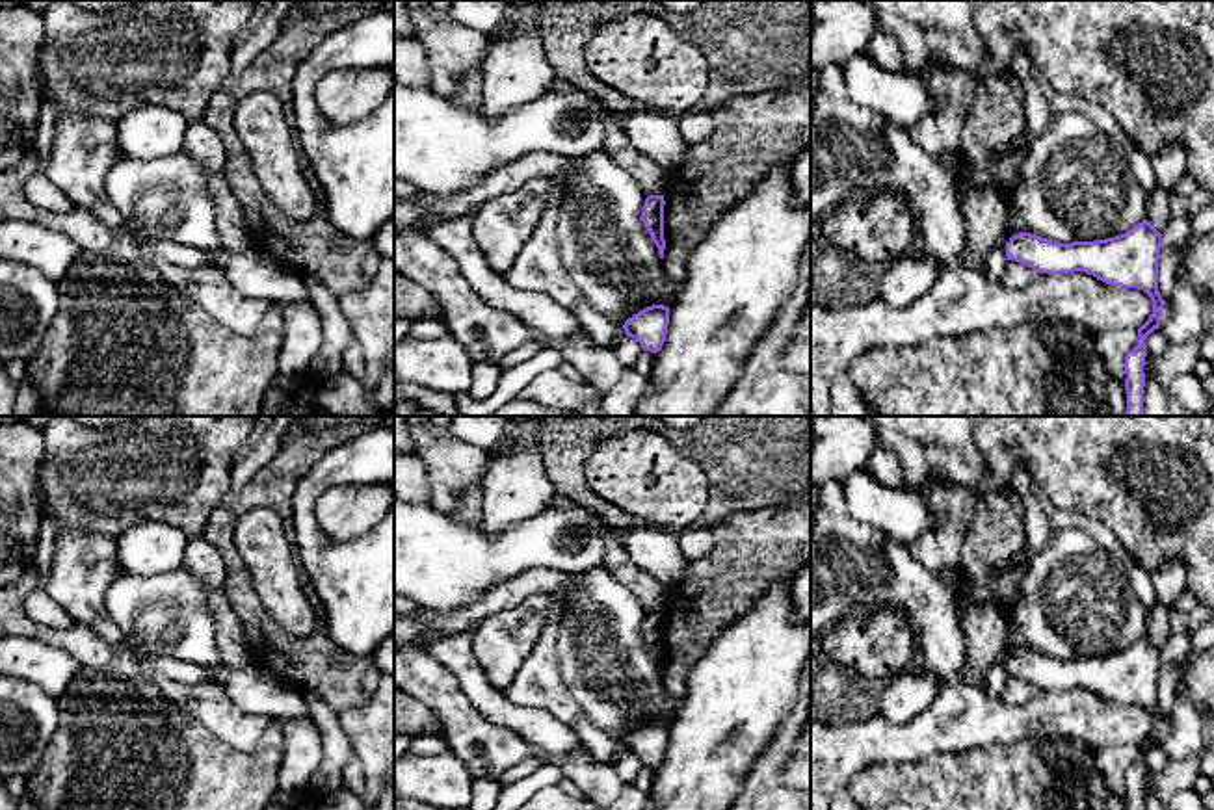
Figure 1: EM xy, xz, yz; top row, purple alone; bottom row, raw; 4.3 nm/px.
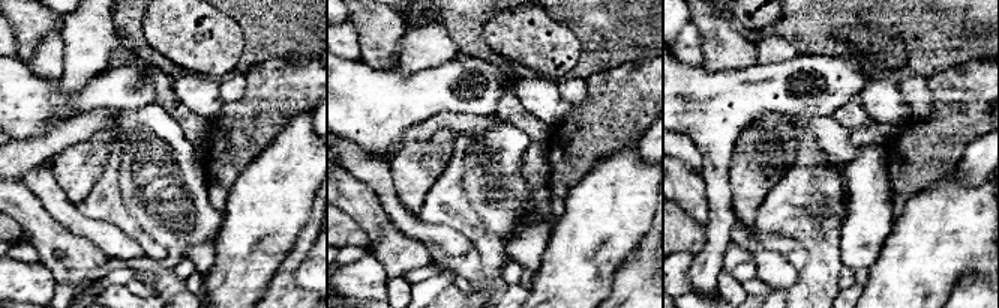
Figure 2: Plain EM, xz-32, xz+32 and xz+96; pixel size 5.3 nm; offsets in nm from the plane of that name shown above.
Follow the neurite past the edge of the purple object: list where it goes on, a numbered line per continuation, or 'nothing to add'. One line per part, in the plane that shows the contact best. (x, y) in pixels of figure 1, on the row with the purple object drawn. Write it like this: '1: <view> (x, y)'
nothing to add

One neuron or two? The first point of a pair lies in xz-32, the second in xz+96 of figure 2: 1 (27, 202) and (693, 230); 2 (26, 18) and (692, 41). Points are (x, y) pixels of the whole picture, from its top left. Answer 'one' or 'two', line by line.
1: two
2: two

